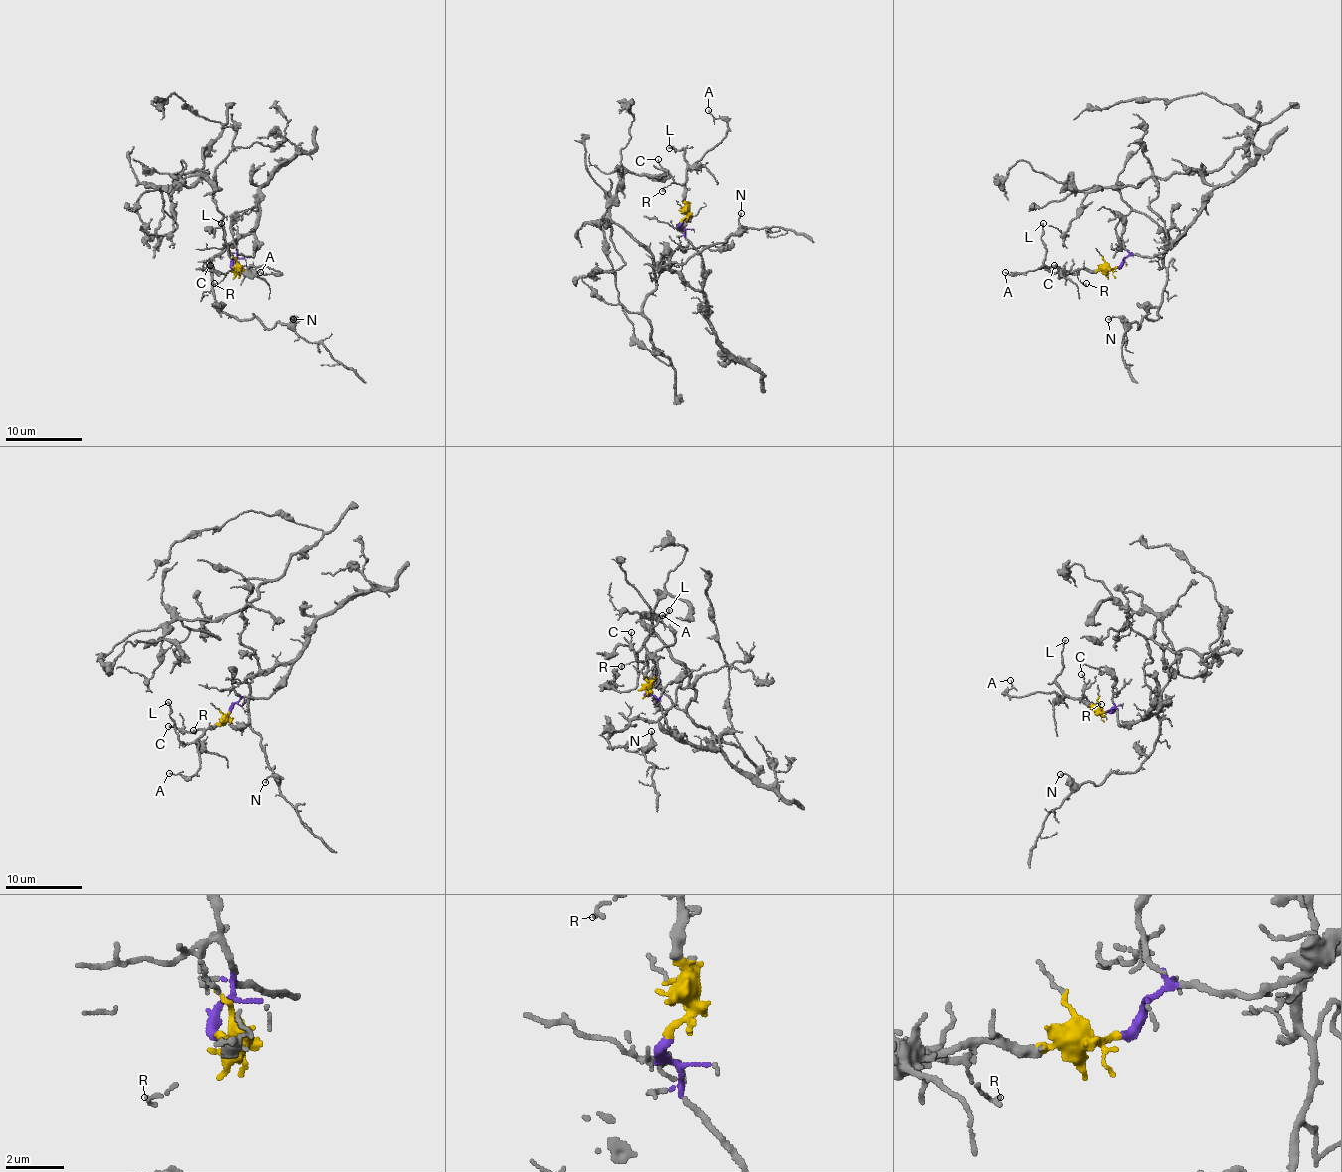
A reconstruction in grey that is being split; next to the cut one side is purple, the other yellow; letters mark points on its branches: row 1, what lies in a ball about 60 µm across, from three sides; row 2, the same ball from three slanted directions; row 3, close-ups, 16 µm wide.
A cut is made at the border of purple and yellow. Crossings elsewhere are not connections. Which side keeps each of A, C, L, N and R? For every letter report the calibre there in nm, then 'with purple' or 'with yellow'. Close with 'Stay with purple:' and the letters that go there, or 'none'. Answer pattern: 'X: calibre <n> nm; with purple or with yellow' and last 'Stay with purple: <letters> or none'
A: calibre 90 nm; with yellow
C: calibre 120 nm; with yellow
L: calibre 160 nm; with yellow
N: calibre 150 nm; with purple
R: calibre 130 nm; with yellow
Stay with purple: N

